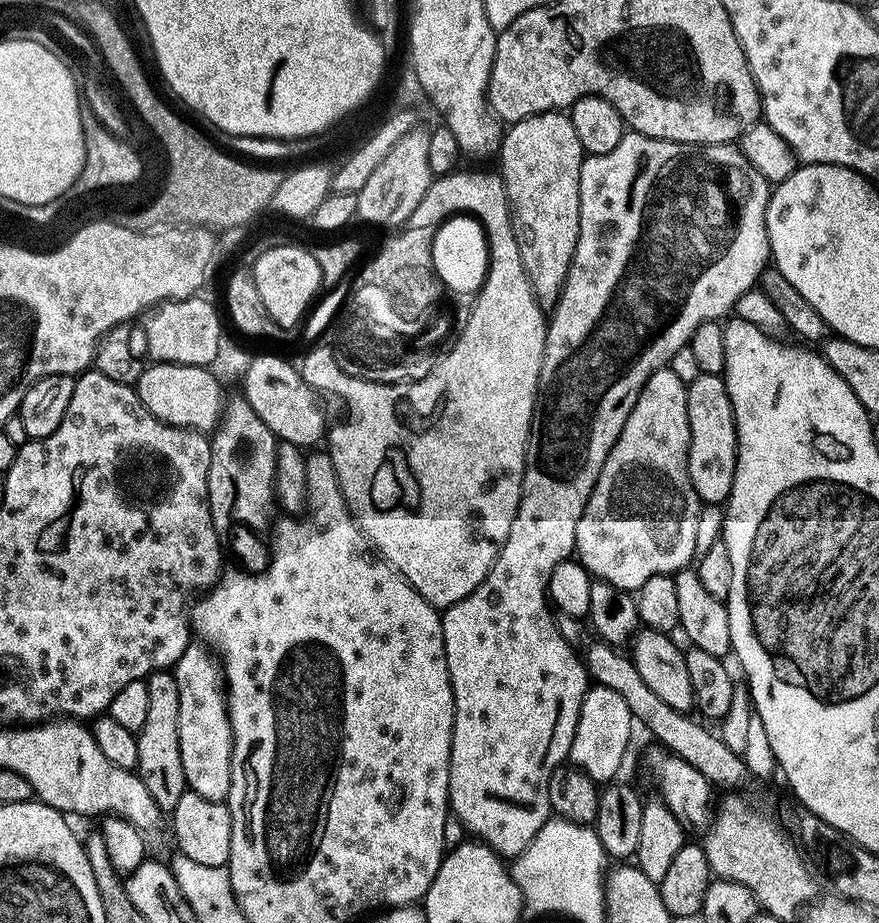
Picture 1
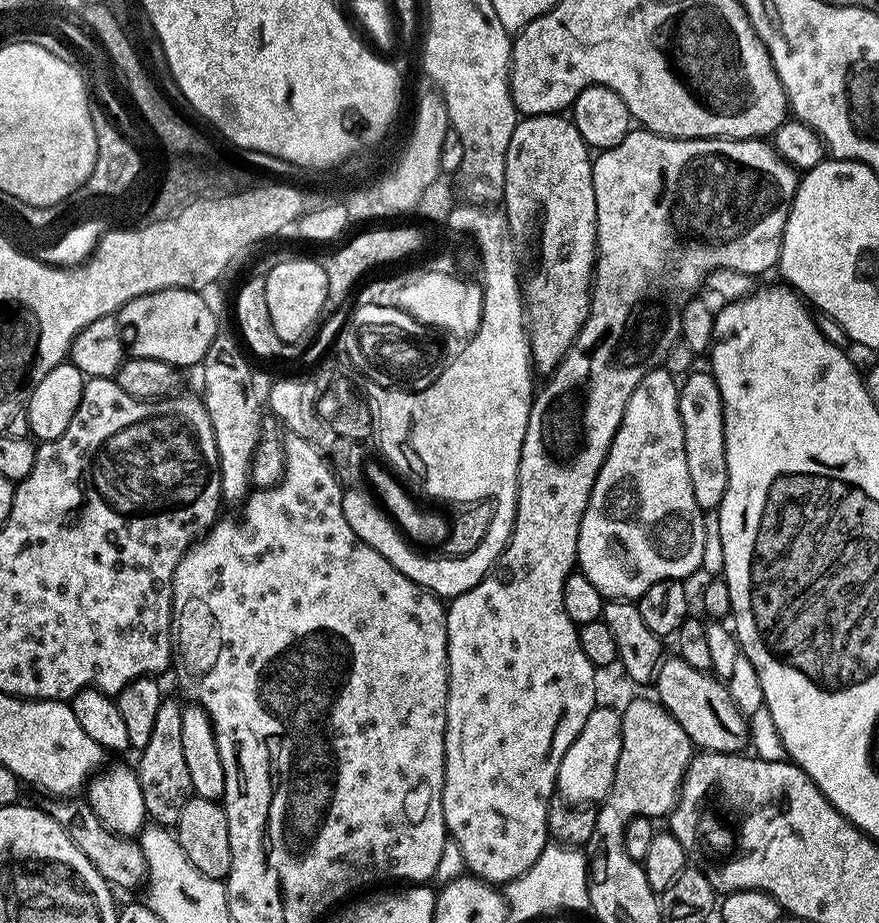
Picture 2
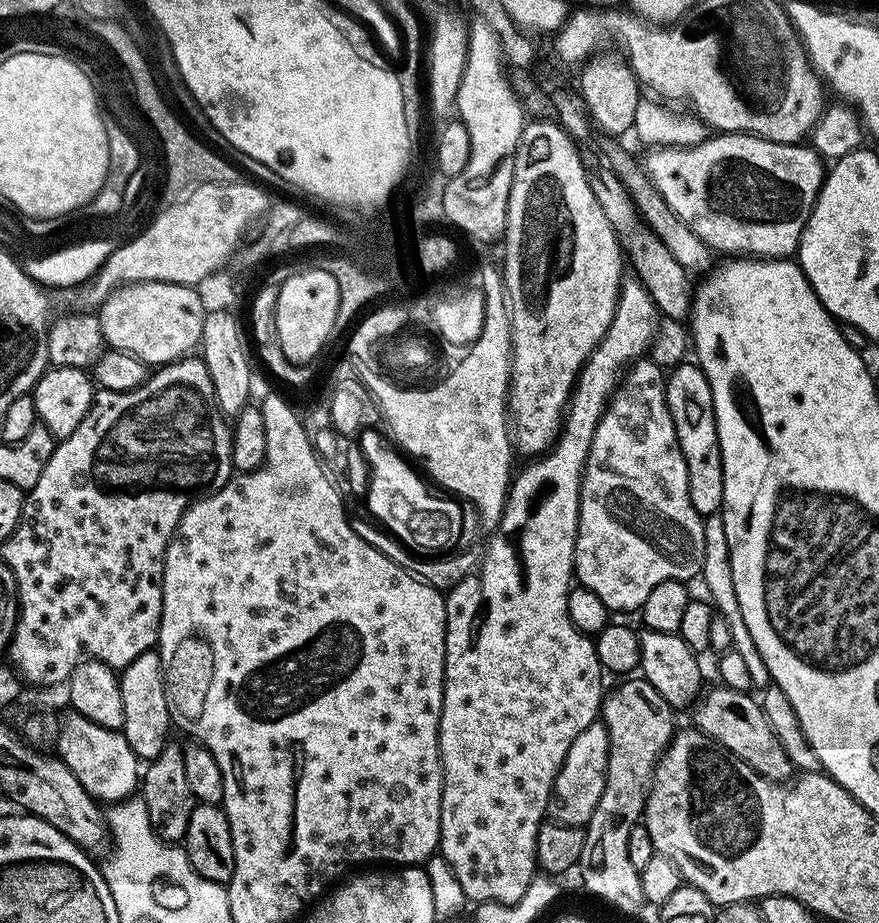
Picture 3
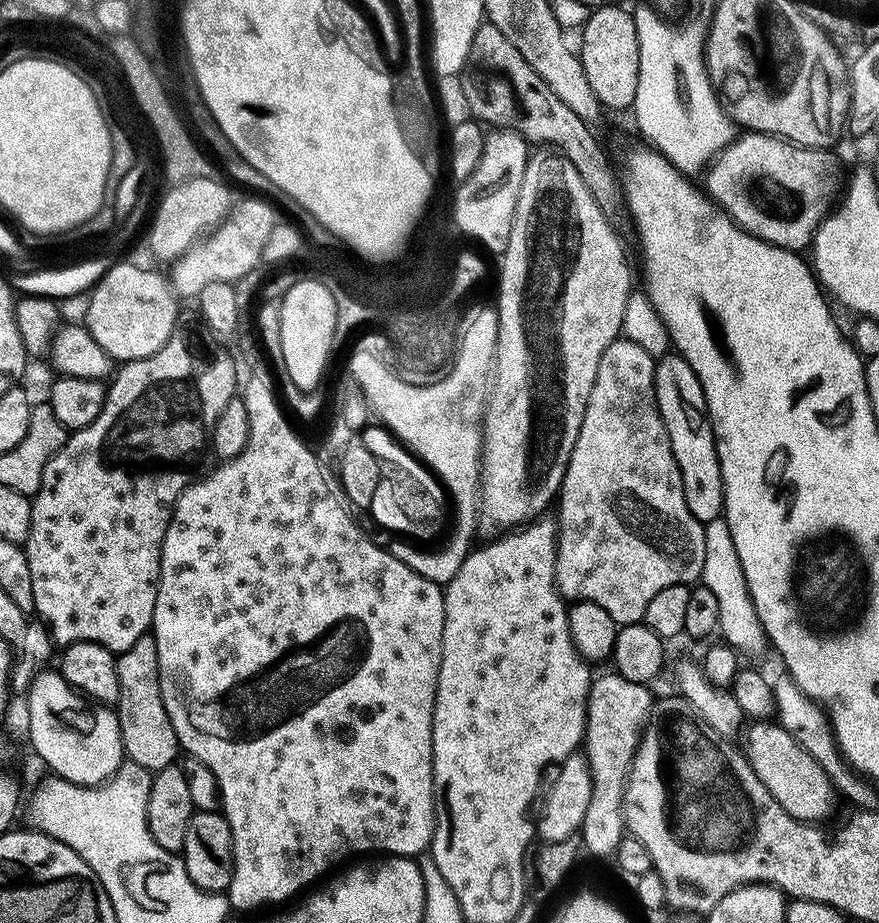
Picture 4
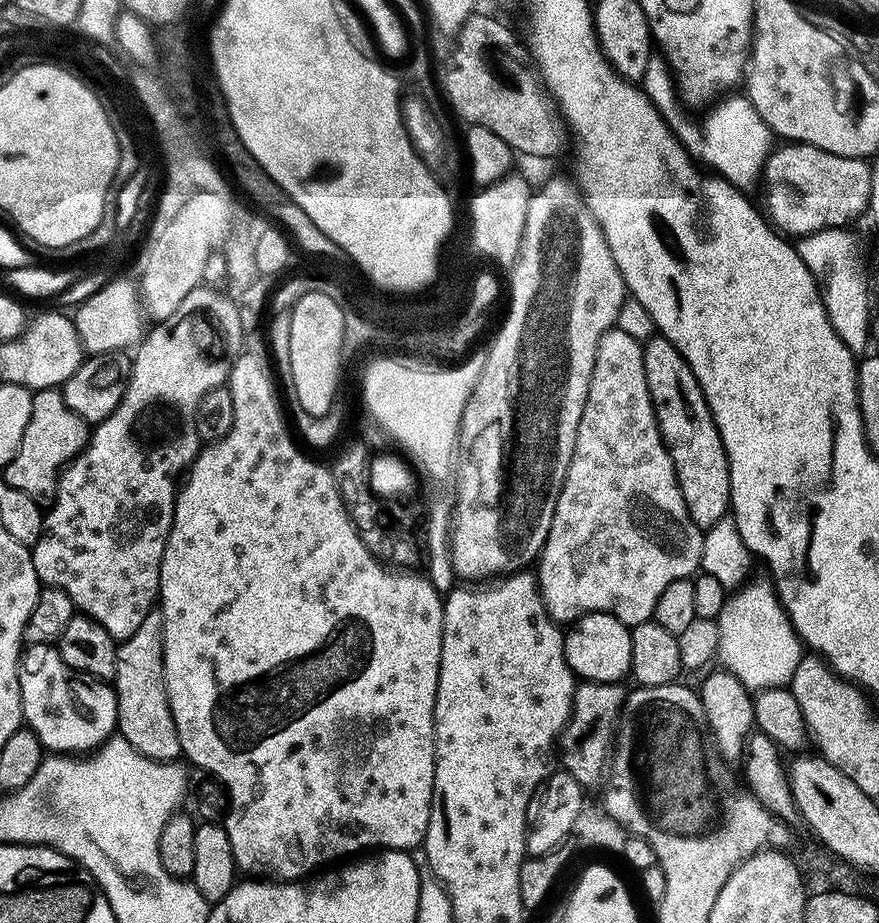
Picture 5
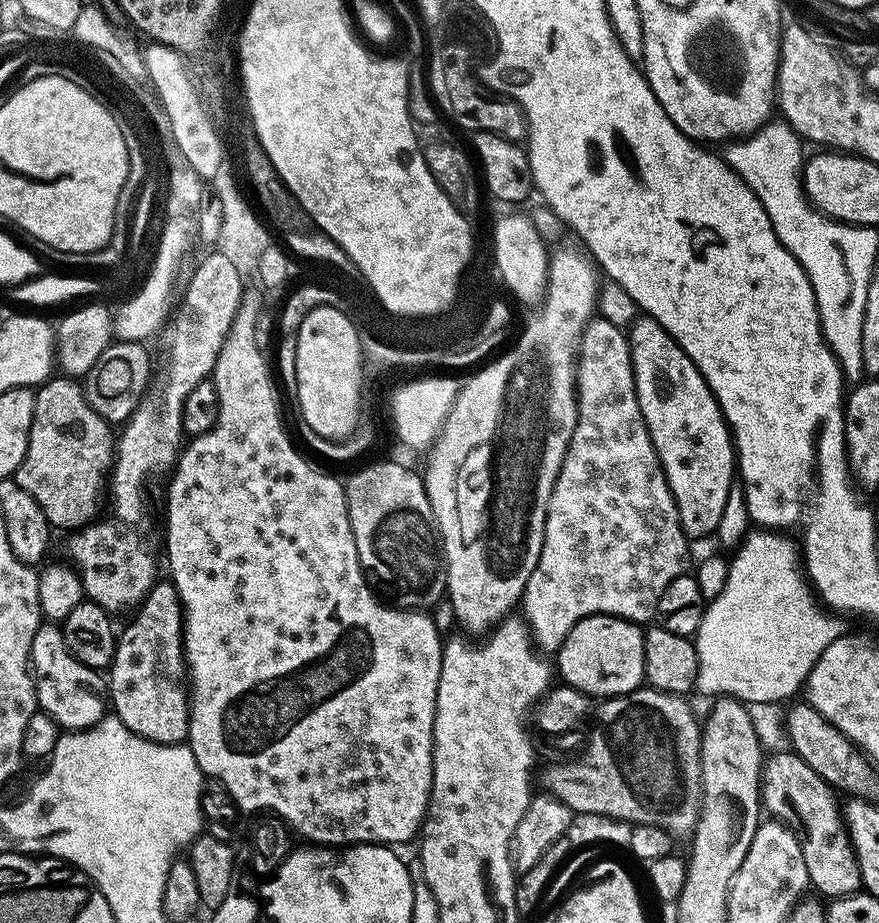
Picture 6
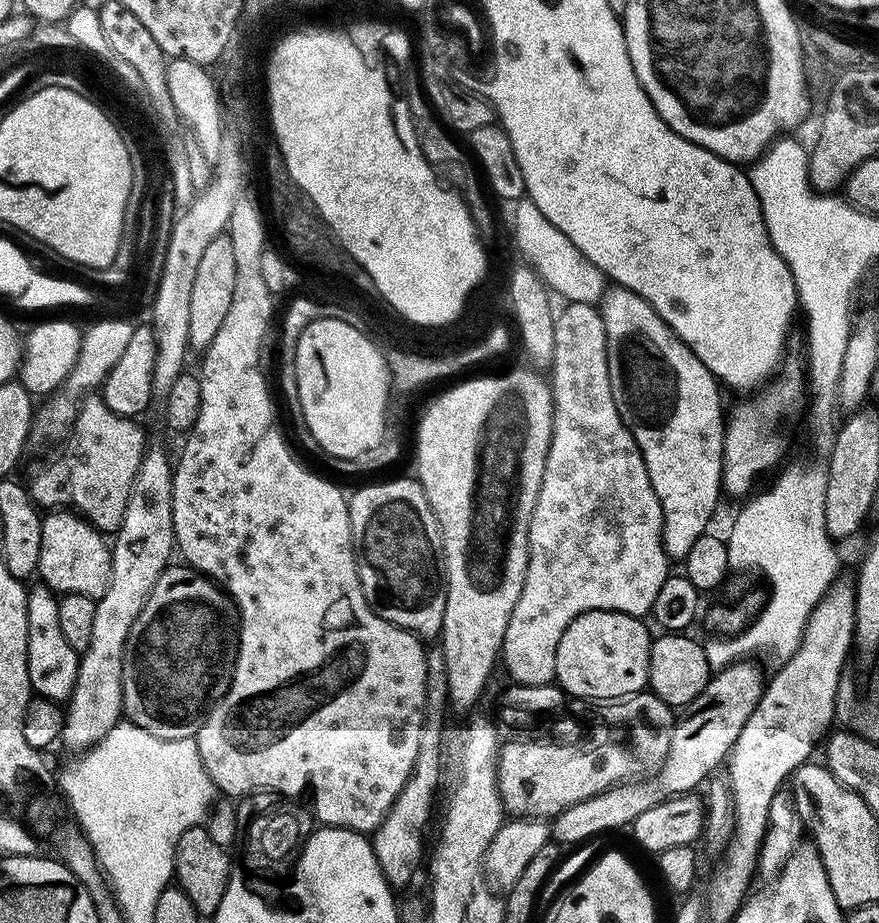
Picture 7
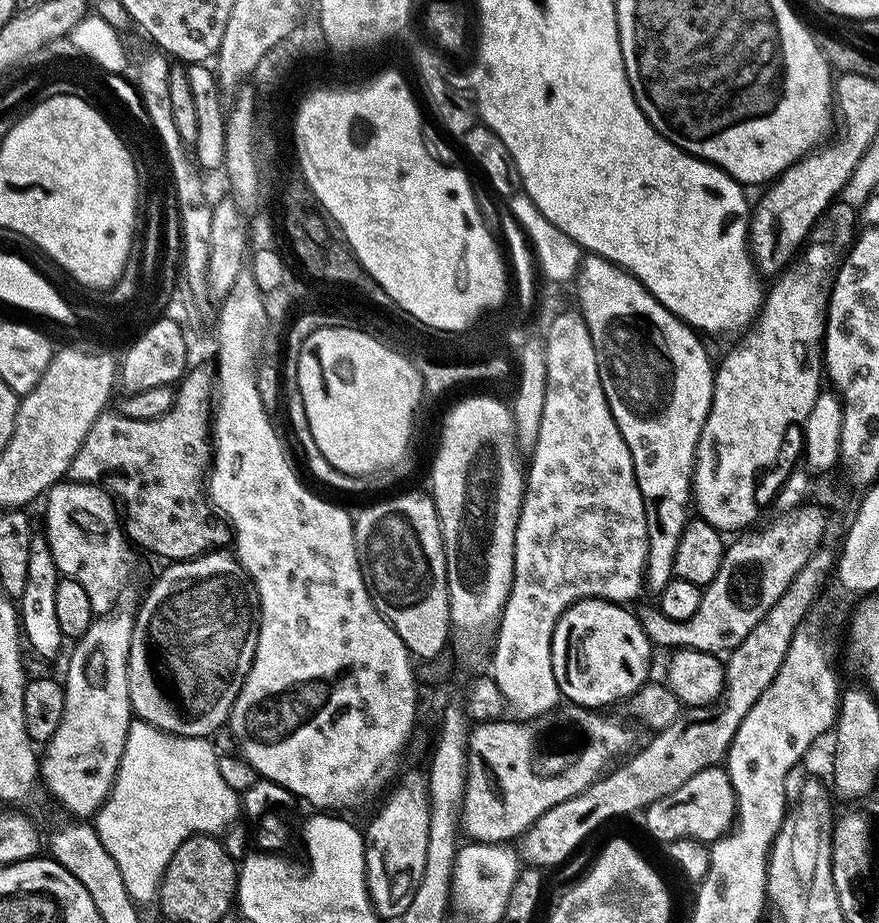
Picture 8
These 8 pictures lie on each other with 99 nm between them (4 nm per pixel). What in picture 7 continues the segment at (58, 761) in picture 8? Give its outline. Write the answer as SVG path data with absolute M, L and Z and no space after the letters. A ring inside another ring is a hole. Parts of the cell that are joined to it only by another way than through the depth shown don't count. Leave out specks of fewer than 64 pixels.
M149 447L144 453L138 474L132 483L132 489L126 502L126 510L122 518L122 526L115 532L110 544L112 553L112 574L108 577L108 588L96 601L94 610L94 627L90 633L90 646L86 646L80 656L78 678L74 682L72 695L66 701L64 713L63 743L72 748L87 750L93 748L102 737L118 723L124 711L124 647L128 641L130 626L138 618L154 582L174 560L174 518L172 517L172 469L170 456L160 448Z

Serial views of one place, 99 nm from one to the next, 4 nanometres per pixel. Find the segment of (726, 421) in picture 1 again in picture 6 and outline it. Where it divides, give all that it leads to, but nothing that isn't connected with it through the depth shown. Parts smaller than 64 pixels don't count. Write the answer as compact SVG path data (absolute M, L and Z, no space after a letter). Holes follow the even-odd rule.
M647 314L641 315L632 321L626 335L628 349L632 355L634 390L638 406L642 410L650 442L654 442L654 450L660 459L664 477L678 506L682 530L690 538L711 537L716 531L718 521L722 519L722 510L726 507L730 486L734 483L734 477L738 472L736 449L732 443L728 423L725 422L722 410L712 396L710 386L702 378L698 366L694 366L692 359L680 349L678 342L657 320Z

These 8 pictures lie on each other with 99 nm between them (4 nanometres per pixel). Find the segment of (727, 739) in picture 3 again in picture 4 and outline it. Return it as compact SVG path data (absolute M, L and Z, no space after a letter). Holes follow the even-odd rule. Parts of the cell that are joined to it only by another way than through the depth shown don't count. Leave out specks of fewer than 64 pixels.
M767 720L749 723L743 736L742 751L748 758L748 764L754 770L754 774L758 774L762 786L766 786L770 794L774 794L778 806L782 806L786 814L790 814L798 821L824 822L820 820L826 819L836 808L838 793L828 775L822 770L822 766L818 766L818 762L814 762L814 758L810 758L810 754L806 754L806 750L802 750L802 746L798 746L798 742L785 728L781 728L779 723Z

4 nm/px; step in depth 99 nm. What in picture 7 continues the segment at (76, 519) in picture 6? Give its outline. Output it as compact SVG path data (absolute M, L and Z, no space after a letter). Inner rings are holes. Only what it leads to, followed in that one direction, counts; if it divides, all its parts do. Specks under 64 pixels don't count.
M85 395L79 401L78 411L70 425L66 439L59 445L61 446L60 453L49 464L42 465L29 480L26 480L28 493L32 495L33 501L44 510L75 509L101 534L115 534L122 526L128 495L146 451L144 432L136 423L135 419L119 416L109 410L103 395Z

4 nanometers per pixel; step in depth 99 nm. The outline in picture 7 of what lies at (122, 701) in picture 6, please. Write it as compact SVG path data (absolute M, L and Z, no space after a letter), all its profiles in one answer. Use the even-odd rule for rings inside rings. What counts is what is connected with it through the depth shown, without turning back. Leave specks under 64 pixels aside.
M176 567L165 568L158 582L154 582L134 626L130 626L122 670L123 715L127 723L154 734L154 738L167 740L185 739L208 709L223 698L232 679L238 643L238 613L227 591L215 580L201 576L194 568Z

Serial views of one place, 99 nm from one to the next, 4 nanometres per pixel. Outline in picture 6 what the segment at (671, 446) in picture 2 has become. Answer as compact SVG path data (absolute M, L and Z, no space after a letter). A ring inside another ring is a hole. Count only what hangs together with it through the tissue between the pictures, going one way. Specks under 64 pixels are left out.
M593 318L589 320L588 325L584 328L584 333L580 335L580 343L578 345L578 355L576 357L576 425L574 426L574 434L570 438L570 446L566 450L566 458L562 462L562 470L558 474L558 478L554 482L554 494L550 494L550 506L546 510L546 530L542 538L542 554L538 554L538 566L534 566L534 574L530 574L530 578L524 587L524 595L522 597L522 611L523 619L526 621L528 631L534 641L535 647L544 654L555 654L559 652L562 642L566 638L566 634L570 634L570 630L582 618L587 616L595 616L597 614L607 614L609 616L620 616L624 620L633 622L651 621L656 615L656 607L658 606L658 598L662 598L662 590L666 590L666 586L670 586L670 582L674 582L674 578L685 575L688 564L688 544L690 544L690 537L682 530L682 522L678 518L678 506L672 497L670 486L664 477L664 471L660 465L658 454L654 450L654 442L650 442L650 434L646 430L646 422L642 418L642 410L638 406L638 398L634 390L634 370L632 369L632 355L628 349L628 338L625 329L614 326L614 322L610 322L606 318Z

